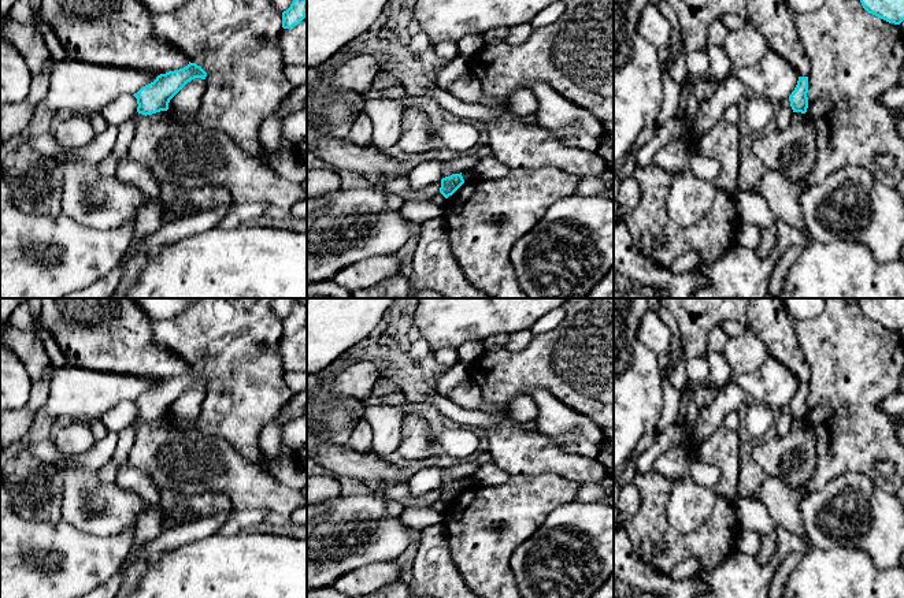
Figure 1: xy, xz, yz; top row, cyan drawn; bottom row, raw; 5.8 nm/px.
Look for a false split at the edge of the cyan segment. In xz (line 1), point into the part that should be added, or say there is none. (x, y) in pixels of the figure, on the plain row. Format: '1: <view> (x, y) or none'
1: none

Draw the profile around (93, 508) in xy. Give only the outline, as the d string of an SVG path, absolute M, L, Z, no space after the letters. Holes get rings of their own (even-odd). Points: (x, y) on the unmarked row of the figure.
M53 464L64 480L62 519L84 534L111 536L125 532L136 528L141 513L148 510L155 510L162 523L171 519L178 525L199 519L185 508L166 509L162 504L148 506L134 491L103 484L99 469Z

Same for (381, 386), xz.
M389 378L386 380L378 380L374 386L374 391L377 394L386 394L396 390L401 390L401 387Z

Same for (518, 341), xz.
M523 330L518 331L512 335L510 335L505 349L510 352L520 352L527 348L527 345L531 342L534 334L531 330Z

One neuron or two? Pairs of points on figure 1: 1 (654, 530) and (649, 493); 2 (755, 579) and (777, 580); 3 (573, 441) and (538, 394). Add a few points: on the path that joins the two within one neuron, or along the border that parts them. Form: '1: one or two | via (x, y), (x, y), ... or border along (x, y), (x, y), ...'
1: one | via (652, 520), (652, 502)
2: two | border along (788, 553), (769, 583)
3: one | via (567, 430), (554, 416), (548, 405)

